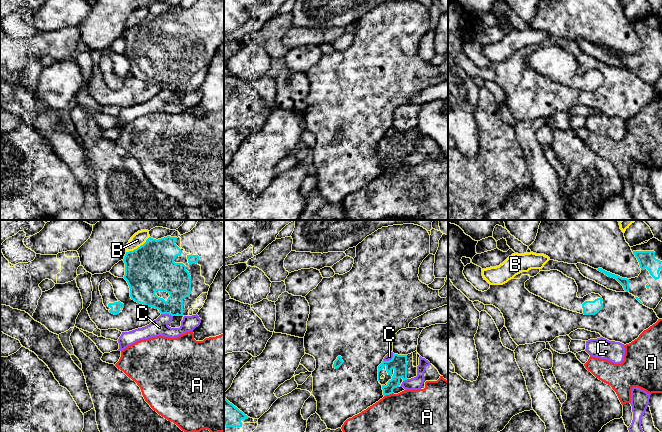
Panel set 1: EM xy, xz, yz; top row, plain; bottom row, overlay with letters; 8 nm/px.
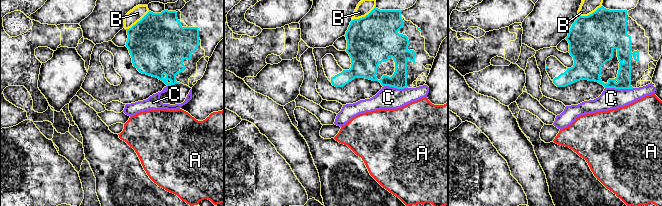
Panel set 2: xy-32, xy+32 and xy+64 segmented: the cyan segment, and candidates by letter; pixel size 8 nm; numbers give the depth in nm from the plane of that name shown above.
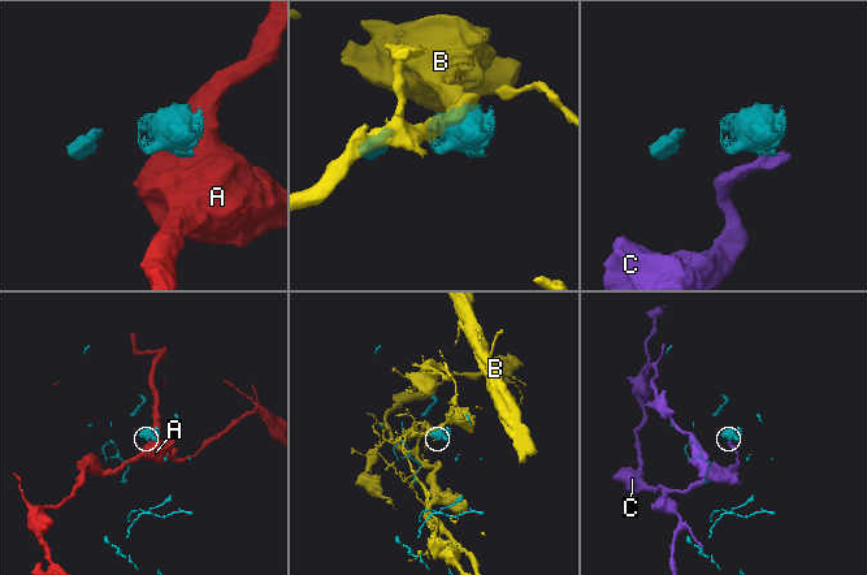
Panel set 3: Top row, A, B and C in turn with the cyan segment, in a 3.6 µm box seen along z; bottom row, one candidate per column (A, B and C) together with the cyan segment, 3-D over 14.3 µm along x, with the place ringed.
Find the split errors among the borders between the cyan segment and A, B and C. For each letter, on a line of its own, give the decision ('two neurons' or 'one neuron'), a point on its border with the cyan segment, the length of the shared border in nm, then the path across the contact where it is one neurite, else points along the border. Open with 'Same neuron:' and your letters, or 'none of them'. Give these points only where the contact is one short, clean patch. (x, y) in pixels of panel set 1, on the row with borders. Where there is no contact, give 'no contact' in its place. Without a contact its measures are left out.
Same neuron: none of them
A: two neurons | xz (388, 394) | 80 nm
B: two neurons | xy (138, 247) | 240 nm
C: two neurons | xy (167, 313) | 100 nm | along xy (161, 313), (167, 313), (172, 316)

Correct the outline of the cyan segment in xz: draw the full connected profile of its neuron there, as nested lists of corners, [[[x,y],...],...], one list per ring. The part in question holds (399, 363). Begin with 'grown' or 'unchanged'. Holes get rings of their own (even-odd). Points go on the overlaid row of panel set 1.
grown | [[[417,351],[408,355],[393,353],[389,361],[382,361],[378,366],[378,381],[382,385],[383,395],[398,394],[405,389],[402,382],[417,376],[420,355]]]

